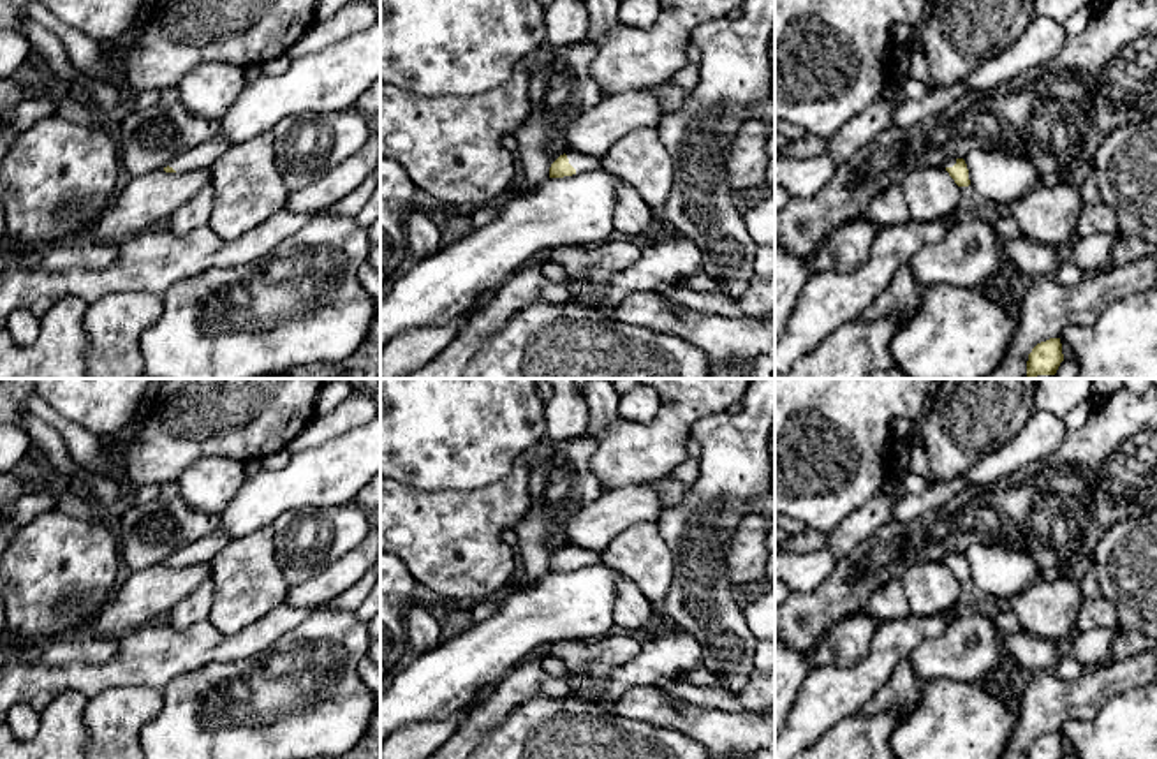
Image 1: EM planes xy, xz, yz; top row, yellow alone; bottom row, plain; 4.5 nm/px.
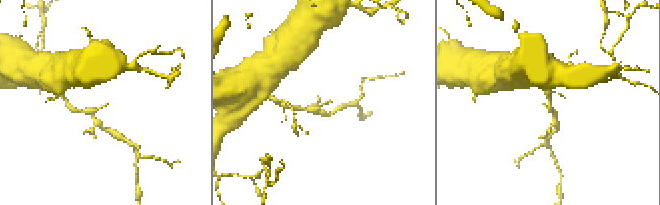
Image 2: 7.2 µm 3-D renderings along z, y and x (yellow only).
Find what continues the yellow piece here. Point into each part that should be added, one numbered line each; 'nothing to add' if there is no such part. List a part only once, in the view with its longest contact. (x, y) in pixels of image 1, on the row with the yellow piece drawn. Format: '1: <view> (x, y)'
1: xz (582, 162)

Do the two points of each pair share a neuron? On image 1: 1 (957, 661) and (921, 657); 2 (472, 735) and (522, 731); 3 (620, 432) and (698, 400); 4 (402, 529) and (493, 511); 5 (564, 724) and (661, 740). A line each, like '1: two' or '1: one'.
1: one
2: two
3: one
4: one
5: one

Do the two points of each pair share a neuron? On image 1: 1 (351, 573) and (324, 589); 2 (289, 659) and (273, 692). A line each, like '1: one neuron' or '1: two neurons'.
1: one neuron
2: one neuron

